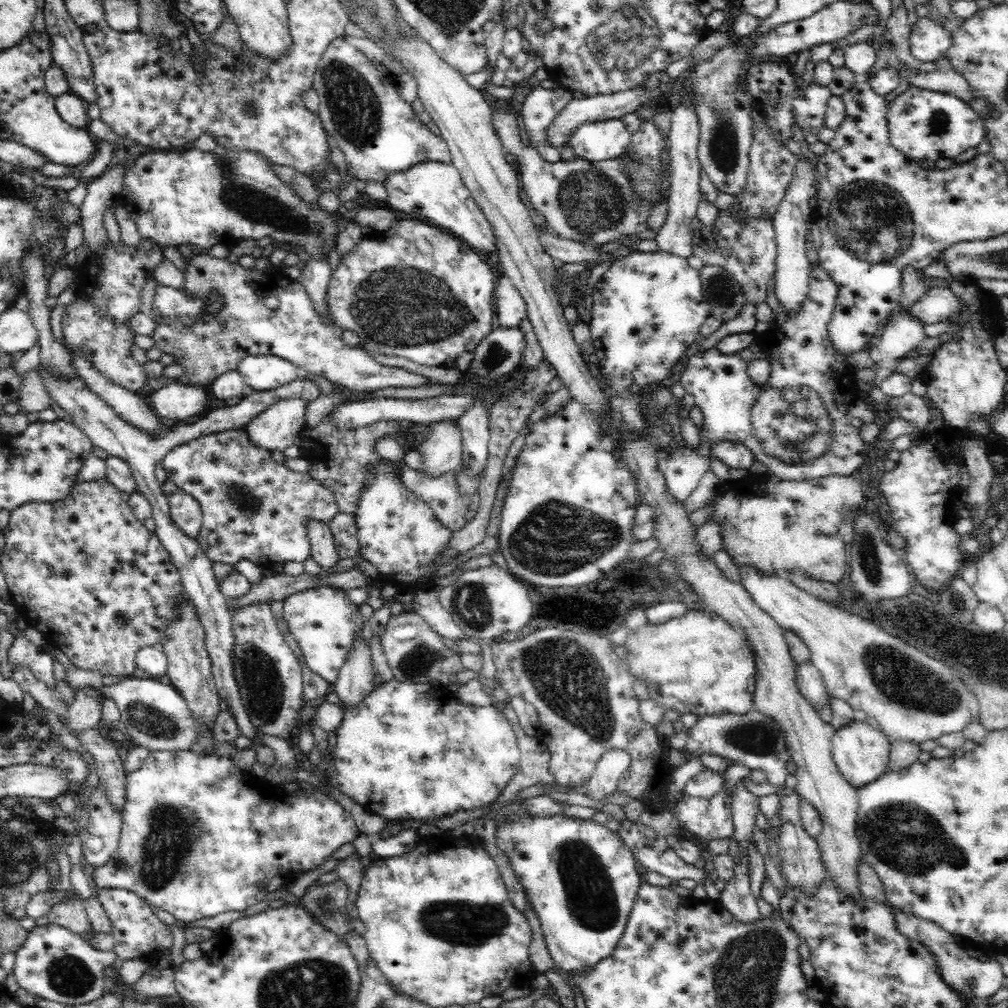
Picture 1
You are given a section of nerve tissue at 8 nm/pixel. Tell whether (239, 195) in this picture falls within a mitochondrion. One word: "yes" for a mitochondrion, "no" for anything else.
yes

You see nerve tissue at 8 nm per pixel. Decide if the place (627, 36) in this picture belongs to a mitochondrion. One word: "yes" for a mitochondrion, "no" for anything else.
yes

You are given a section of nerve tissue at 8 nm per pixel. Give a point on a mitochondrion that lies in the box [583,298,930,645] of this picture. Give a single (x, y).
(794, 422)

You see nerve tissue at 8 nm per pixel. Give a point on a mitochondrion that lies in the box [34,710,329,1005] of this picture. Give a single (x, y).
(173, 834)

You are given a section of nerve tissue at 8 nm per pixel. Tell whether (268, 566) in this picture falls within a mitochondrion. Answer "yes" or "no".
no

